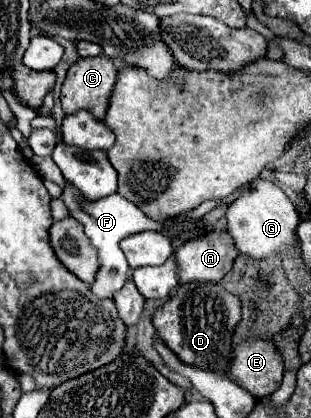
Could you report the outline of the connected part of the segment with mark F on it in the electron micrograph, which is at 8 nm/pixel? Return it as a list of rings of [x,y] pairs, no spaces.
[[[65,182],[65,188],[63,188],[63,204],[67,206],[69,214],[83,224],[85,228],[85,234],[89,236],[91,244],[99,250],[99,262],[101,262],[101,268],[97,272],[97,278],[95,282],[91,284],[91,290],[99,296],[99,298],[113,298],[113,294],[117,290],[121,290],[121,286],[125,284],[127,280],[127,274],[129,274],[129,264],[127,260],[123,258],[123,252],[119,248],[119,240],[135,234],[135,232],[143,232],[143,230],[159,230],[159,224],[151,218],[147,218],[135,204],[131,204],[129,200],[125,200],[123,196],[119,194],[111,194],[111,196],[105,196],[103,200],[99,202],[91,202],[91,200],[85,200],[85,196],[77,190],[77,188],[71,188],[71,184]]]

